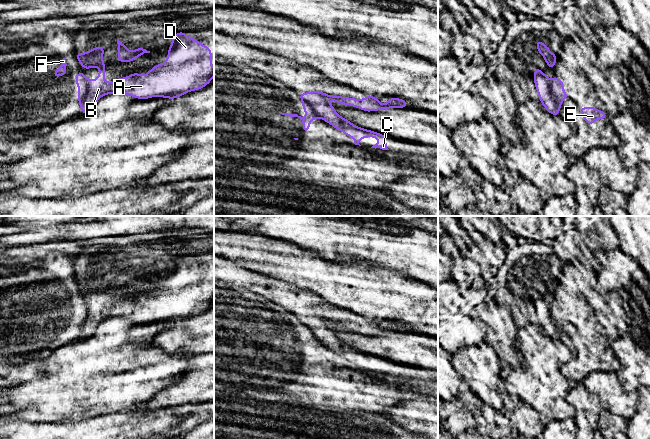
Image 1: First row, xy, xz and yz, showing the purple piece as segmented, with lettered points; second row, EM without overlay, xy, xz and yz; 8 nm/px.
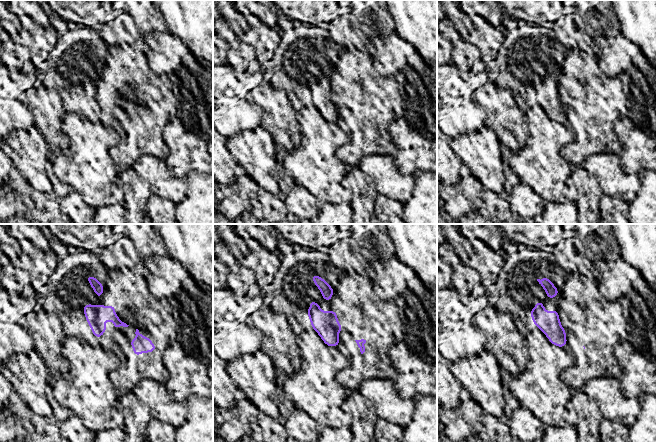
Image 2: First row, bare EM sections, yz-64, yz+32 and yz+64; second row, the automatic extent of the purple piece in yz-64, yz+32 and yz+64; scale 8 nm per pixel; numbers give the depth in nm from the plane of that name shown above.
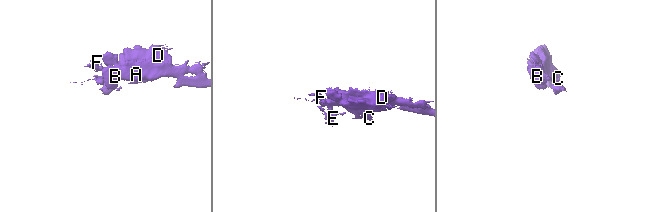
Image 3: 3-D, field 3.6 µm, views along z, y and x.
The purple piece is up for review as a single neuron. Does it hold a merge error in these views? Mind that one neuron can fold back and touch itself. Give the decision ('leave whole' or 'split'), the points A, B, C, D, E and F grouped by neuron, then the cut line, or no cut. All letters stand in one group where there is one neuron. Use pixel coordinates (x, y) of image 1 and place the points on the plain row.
split | A B C D / E F | yz (549, 303), (549, 315), (560, 330)

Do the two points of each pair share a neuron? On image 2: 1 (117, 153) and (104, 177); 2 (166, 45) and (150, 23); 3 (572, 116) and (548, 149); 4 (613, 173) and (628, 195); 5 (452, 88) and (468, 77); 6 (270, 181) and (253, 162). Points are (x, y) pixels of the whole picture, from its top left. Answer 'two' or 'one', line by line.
1: two
2: two
3: two
4: one
5: two
6: one

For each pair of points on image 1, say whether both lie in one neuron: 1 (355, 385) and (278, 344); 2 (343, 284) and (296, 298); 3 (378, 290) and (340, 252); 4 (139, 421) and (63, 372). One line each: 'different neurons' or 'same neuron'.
1: same neuron
2: different neurons
3: different neurons
4: different neurons

